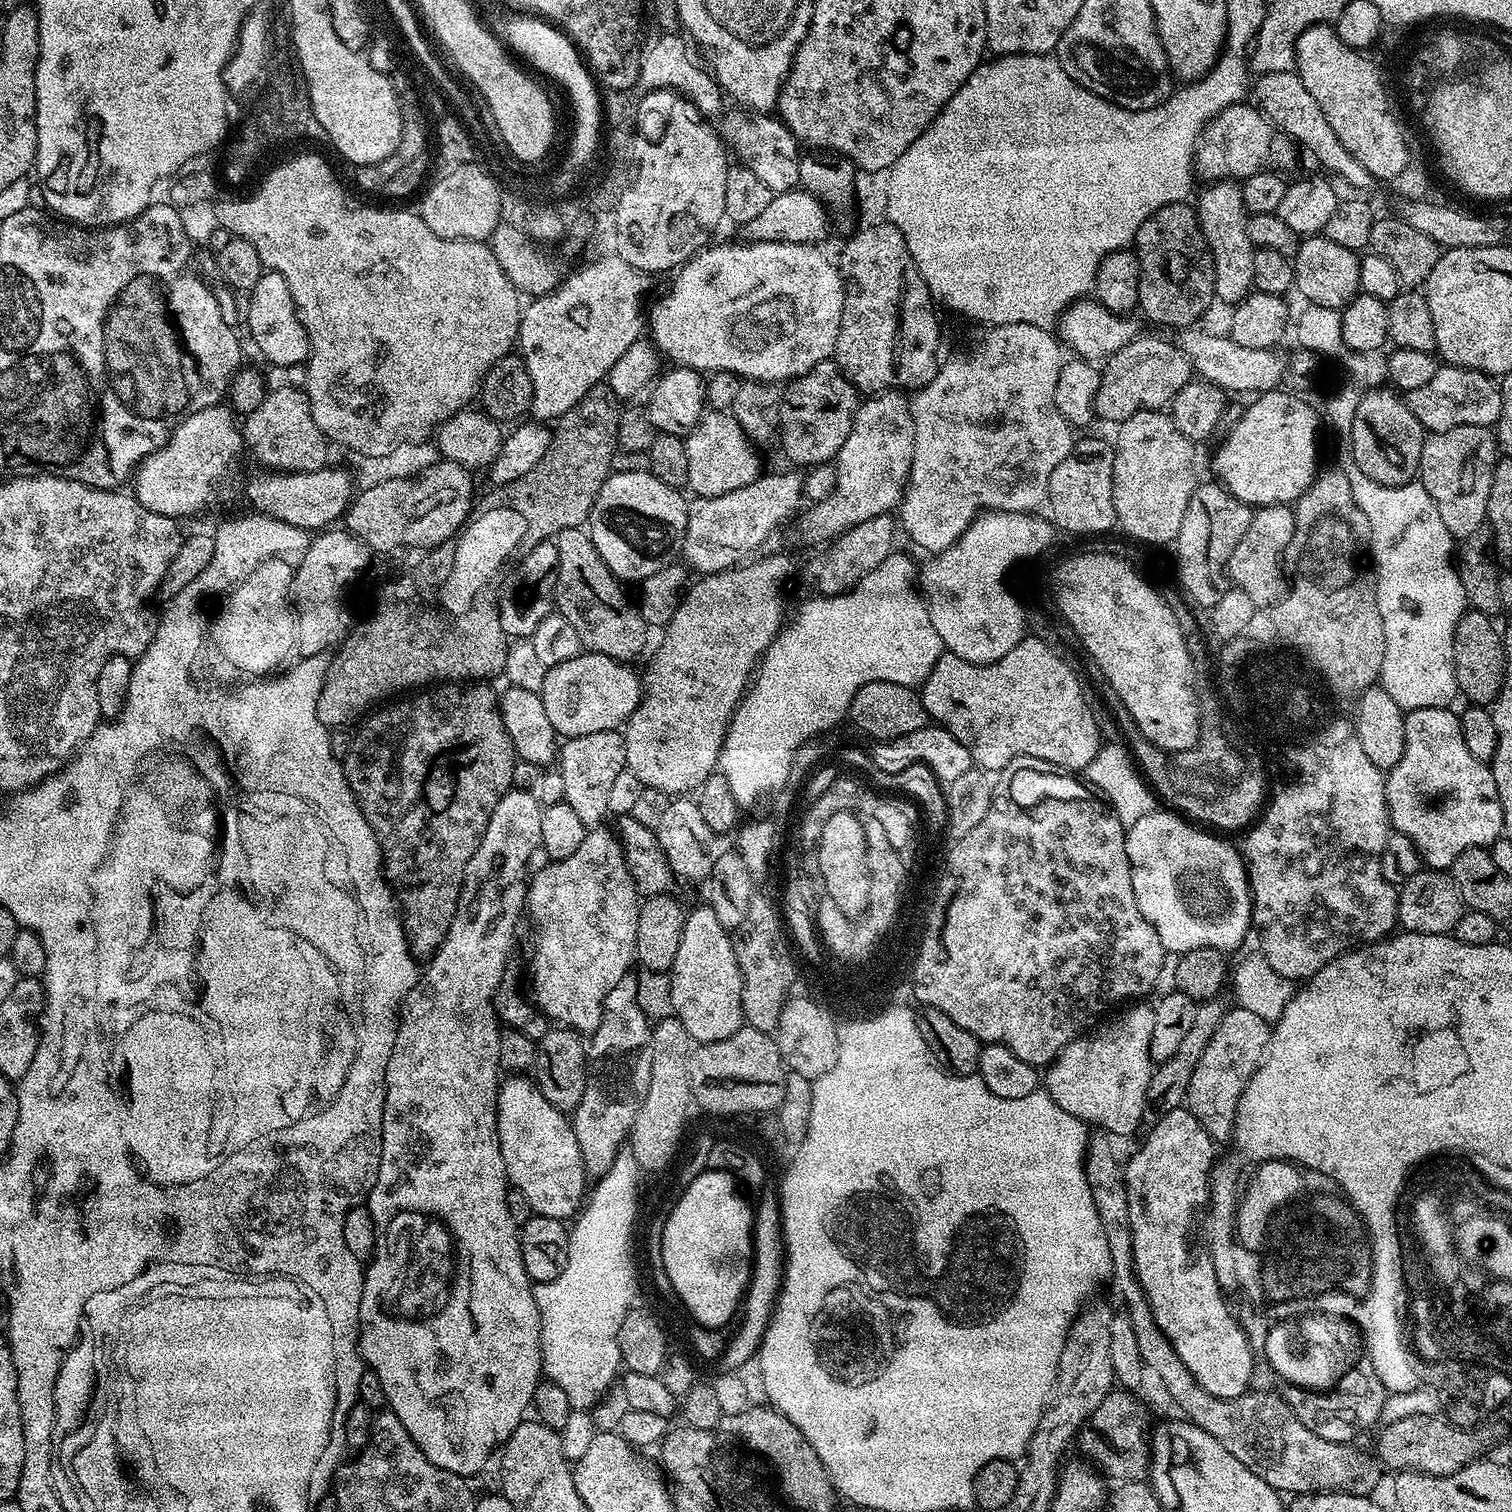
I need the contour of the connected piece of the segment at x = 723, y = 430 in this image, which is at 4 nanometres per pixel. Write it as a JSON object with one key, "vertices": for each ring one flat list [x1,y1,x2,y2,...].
{"vertices":[[712,410,700,419,693,432,684,440,686,459,690,462,687,487,695,495,718,496,742,490,760,479,760,456,757,445,746,435,735,416,724,410]]}

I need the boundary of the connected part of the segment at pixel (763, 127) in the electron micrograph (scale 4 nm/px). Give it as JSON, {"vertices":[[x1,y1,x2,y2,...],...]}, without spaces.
{"vertices":[[740,110,732,111,736,112,730,113,725,118,724,125,719,125,718,128,718,135,730,149,731,155,733,157,736,155,735,159,739,163,746,165,754,174,758,174,758,178,762,178,762,182,770,186,773,194,793,191,800,182,798,166,802,152,792,132,779,119,771,115,745,114]]}

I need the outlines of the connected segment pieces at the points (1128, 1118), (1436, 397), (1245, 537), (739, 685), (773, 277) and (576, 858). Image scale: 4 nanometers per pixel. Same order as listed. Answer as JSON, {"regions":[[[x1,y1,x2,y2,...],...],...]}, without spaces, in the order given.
{"regions":[[[1148,1002,1128,1006,1133,1008,1126,1009,1117,1020,1110,1021,1093,1036,1071,1040,1047,1065,1042,1080,1050,1098,1054,1098,1066,1114,1074,1114,1074,1118,1114,1136,1132,1136,1135,1128,1141,1126,1147,1106,1147,1087,1154,1071,1150,1054,1154,1007,1144,1003]],[[1440,366,1426,386,1418,386,1418,390,1407,393,1406,403,1423,428,1428,432,1441,432,1454,426,1488,428,1495,425,1502,414,1503,397,1501,385,1485,372,1473,368]],[[1265,504,1255,509,1250,530,1242,534,1242,542,1234,546,1232,570,1227,577,1235,587,1242,590,1242,594,1250,597,1254,606,1269,606,1277,598,1277,589,1281,589,1280,580,1285,573,1282,571,1282,553,1288,547,1290,538,1294,534,1295,511,1286,504]],[[776,552,773,556,764,556,761,560,741,563,739,566,728,568,724,572,712,575,701,575,696,584,696,588,689,587,686,595,681,599,680,605,676,608,676,613,672,621,663,629,664,641,656,648,656,653,652,656,652,665,648,668,648,674,644,676,644,693,640,697,640,705,634,710,634,714,624,725,624,745,626,746,626,768,644,783,646,788,657,788,669,794,688,794,691,790,699,789,700,783,707,776,713,775,717,771,720,763,720,751,724,748,724,739,728,733,728,725,732,722,732,713,736,711,736,705,744,699,744,693,757,671,758,665,764,658,764,653,768,651,776,637,780,635,785,627,784,620,784,583,788,580,788,575,792,572,792,560,782,553]],[[739,242,740,244,724,244,721,248,705,247,696,253,687,264,683,265,675,273,676,281,672,289,650,308,650,332,652,328,651,343,663,355,672,359,673,365,682,368,694,368,701,374,711,374,717,371,718,366,726,372,734,372,741,378,759,380,761,382,773,382,772,380,784,380,791,382,797,376,806,374,818,362,829,359,836,351,836,339,842,322,842,310,844,309,844,278,840,275,840,269,832,264,819,251,814,244,787,244,786,242,758,242,757,244]],[[600,826,589,831,585,835,582,846,578,846,578,850,574,850,574,854,570,854,570,858,545,863,545,868,537,876,535,873,531,877,526,901,527,915,532,915,532,920,536,923,536,932,540,935,536,940,536,957,532,960,532,976,536,979,536,1004,552,1019,552,1022,581,1034,595,1032,597,1026,602,1022,606,994,610,994,610,990,614,990,614,986,618,986,618,982,623,976,629,975,631,968,628,967,634,964,636,954,636,935,638,934,638,918,640,917,642,896,636,887,636,883,632,881,632,875,624,861,624,852,620,849,619,839,613,833,611,836,606,829,607,827]]]}

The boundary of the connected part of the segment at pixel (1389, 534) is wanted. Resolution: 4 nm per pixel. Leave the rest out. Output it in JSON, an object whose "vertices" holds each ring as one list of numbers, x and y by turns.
{"vertices":[[1355,470,1348,472,1348,481,1358,510,1362,510,1362,514,1366,514,1366,522,1370,522,1370,534,1372,535,1370,560,1374,565,1376,601,1378,602,1378,610,1382,614,1382,626,1386,638,1386,654,1382,658,1382,670,1378,681,1379,687,1384,688,1386,694,1390,694,1390,698,1394,698,1394,702,1398,702,1398,706,1404,709,1405,713,1422,710,1423,708,1447,708,1453,703,1451,700,1457,699,1458,696,1456,663,1454,662,1454,630,1457,622,1464,617,1466,605,1468,604,1468,595,1460,577,1460,569,1454,559,1454,537,1446,530,1446,525,1442,523,1442,517,1438,515,1438,506,1434,506,1430,494,1426,494,1423,484,1413,482,1402,486,1382,486,1378,482,1374,482,1374,478,1366,478,1366,474]]}

